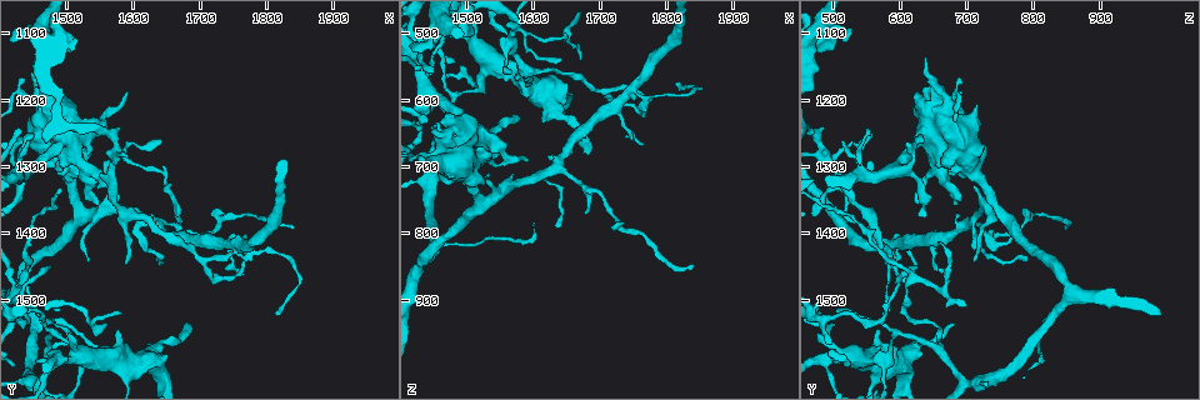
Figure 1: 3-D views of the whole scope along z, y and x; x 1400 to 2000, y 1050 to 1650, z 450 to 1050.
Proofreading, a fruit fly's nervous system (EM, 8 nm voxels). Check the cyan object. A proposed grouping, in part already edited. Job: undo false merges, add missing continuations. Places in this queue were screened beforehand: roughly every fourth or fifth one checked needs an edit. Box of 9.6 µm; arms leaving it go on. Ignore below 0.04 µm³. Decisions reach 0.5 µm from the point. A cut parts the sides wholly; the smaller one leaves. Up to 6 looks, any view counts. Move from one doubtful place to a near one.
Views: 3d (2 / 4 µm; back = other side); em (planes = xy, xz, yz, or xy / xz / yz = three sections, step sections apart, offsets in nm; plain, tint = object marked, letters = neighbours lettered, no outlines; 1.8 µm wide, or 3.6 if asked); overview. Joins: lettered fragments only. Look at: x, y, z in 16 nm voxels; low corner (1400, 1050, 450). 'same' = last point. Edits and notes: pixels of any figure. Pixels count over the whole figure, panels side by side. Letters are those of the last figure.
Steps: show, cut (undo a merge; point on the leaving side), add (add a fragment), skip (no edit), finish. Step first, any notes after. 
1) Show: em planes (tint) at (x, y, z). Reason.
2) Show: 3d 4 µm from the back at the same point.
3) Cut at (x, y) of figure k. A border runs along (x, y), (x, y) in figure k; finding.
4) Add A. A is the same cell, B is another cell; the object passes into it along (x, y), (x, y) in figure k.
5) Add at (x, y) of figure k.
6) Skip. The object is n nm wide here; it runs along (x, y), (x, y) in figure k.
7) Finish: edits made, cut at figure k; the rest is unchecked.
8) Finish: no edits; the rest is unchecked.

Show: em planes (tint) at (1535, 1280, 670). Closes a loop.

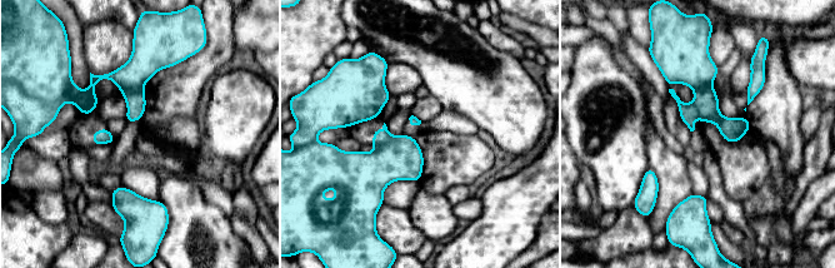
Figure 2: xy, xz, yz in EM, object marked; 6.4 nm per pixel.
Show: em planes (letters) at the same point.

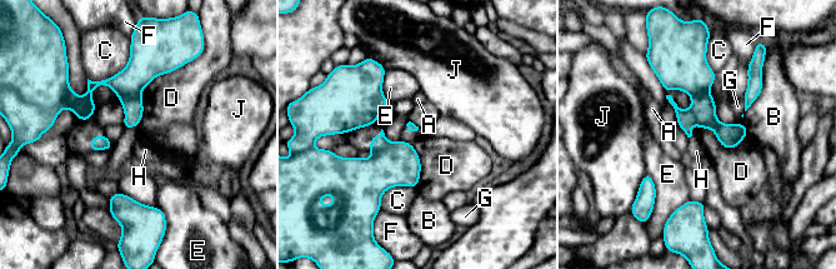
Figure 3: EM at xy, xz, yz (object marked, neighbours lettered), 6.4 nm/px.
Cut at (133, 105) of figure 3. The longest contact is with D, 500 nm; A, B, C, D, E, F, G, H and J are other cells; a border runs along (140, 93), (126, 93), (118, 96) in figure 3; a second neuron is stuck on.

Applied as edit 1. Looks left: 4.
Show: em yz step 16 (tint) at (1485, 1590, 490). Thick turns thin.

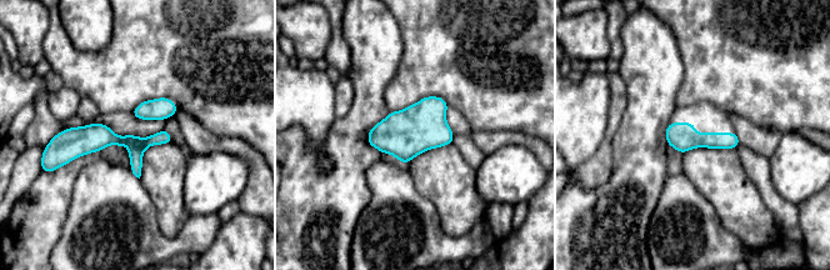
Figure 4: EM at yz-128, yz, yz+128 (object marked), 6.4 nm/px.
Show: em planes (letters) at the same point. Cut it another way.

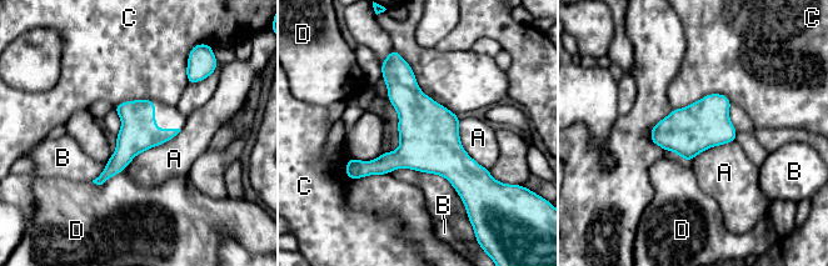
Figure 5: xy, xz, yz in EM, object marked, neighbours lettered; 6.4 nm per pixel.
Skip. The longest contact is with A, 460 nm; A, B, C and D are other cells; a border runs along (181, 130), (139, 152), (124, 169) in figure 5; one neuron here.

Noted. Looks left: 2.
Finish: edits made, cut at figure 3; the rest is unchecked.

